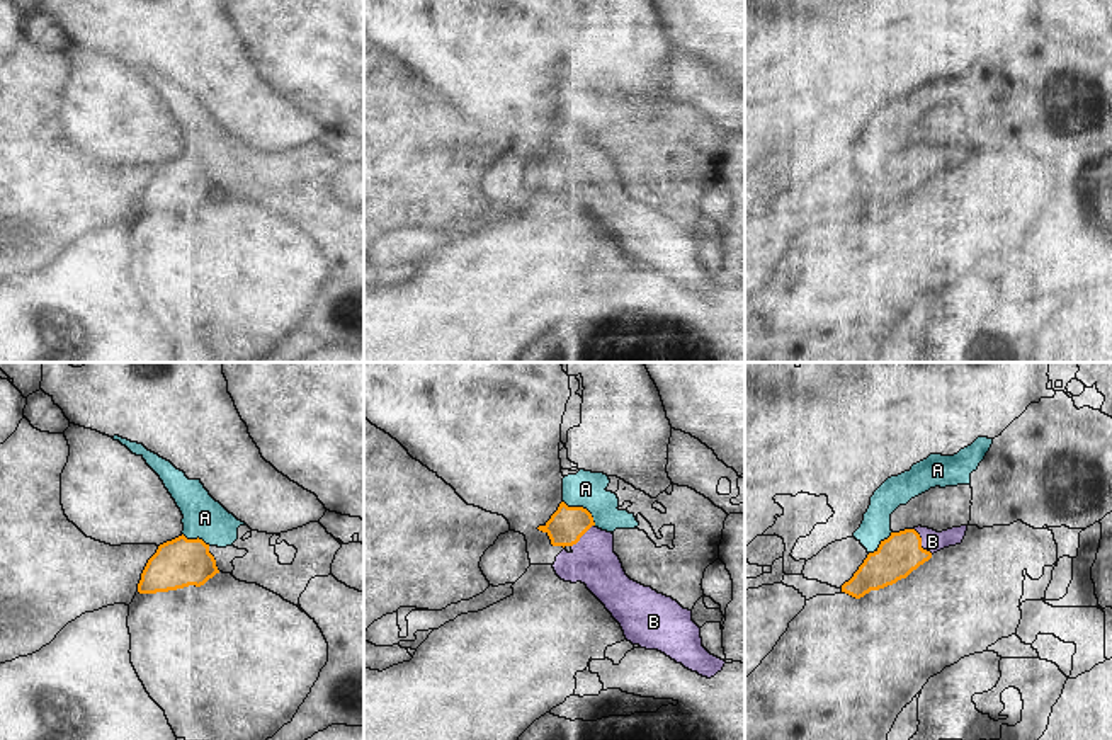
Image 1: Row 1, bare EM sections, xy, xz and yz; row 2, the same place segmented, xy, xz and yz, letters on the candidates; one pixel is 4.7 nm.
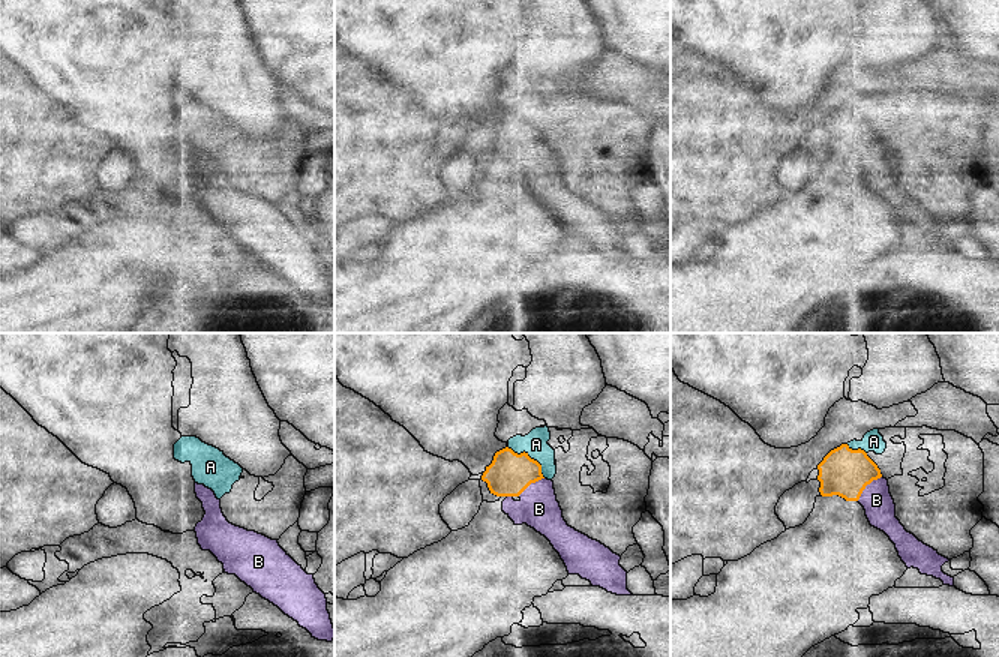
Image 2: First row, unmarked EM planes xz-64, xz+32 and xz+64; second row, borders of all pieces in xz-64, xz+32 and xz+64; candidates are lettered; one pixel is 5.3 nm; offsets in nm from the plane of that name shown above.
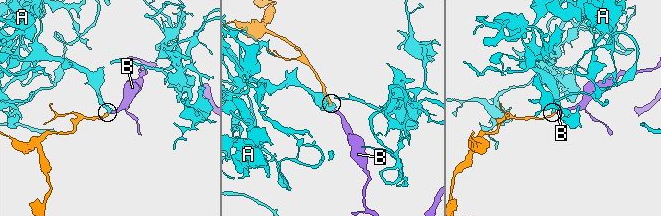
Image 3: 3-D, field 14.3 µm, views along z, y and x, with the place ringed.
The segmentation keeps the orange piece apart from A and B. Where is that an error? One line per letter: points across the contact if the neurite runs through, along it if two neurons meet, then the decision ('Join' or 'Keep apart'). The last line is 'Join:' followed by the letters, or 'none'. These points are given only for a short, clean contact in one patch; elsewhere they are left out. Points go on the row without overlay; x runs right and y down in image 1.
A: Boundary: xz (563, 119), (568, 125), (584, 126), (595, 143). Keep apart
B: Path across: yz (896, 176), (920, 162), (932, 160). Join
Join: B.

